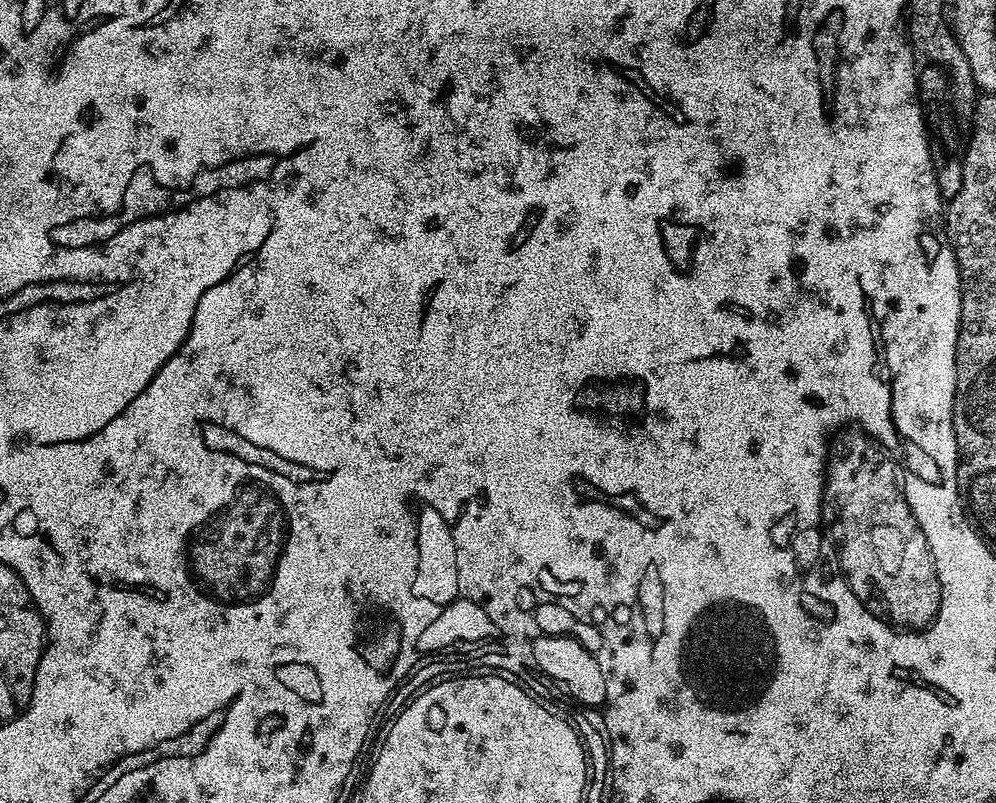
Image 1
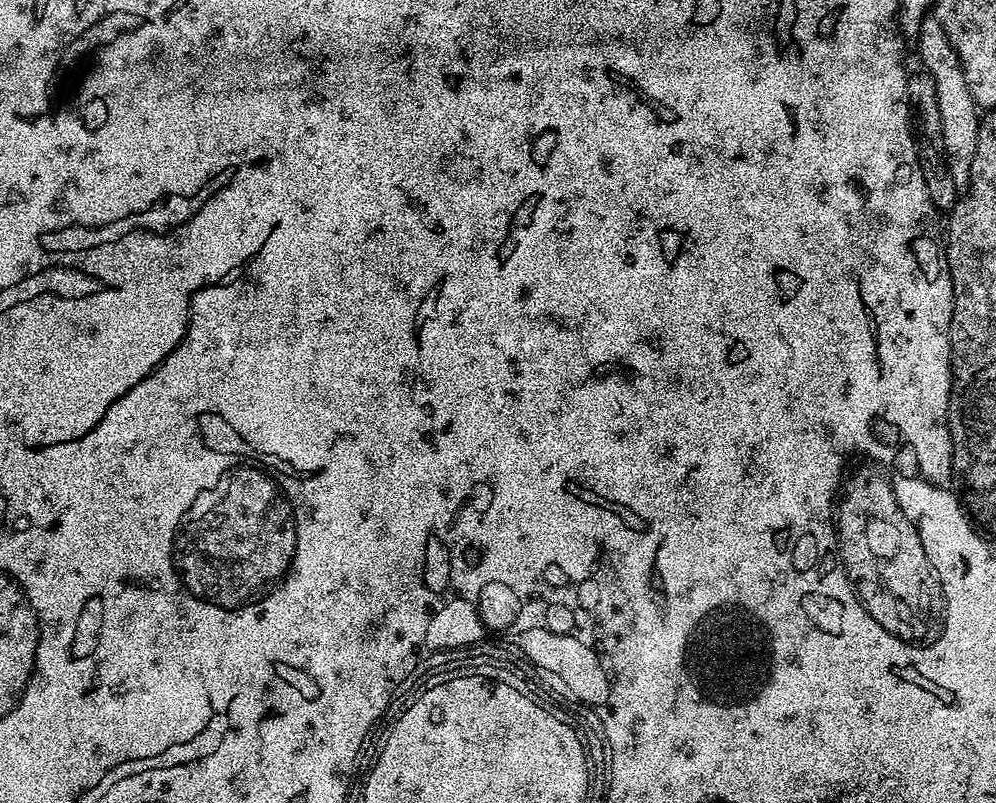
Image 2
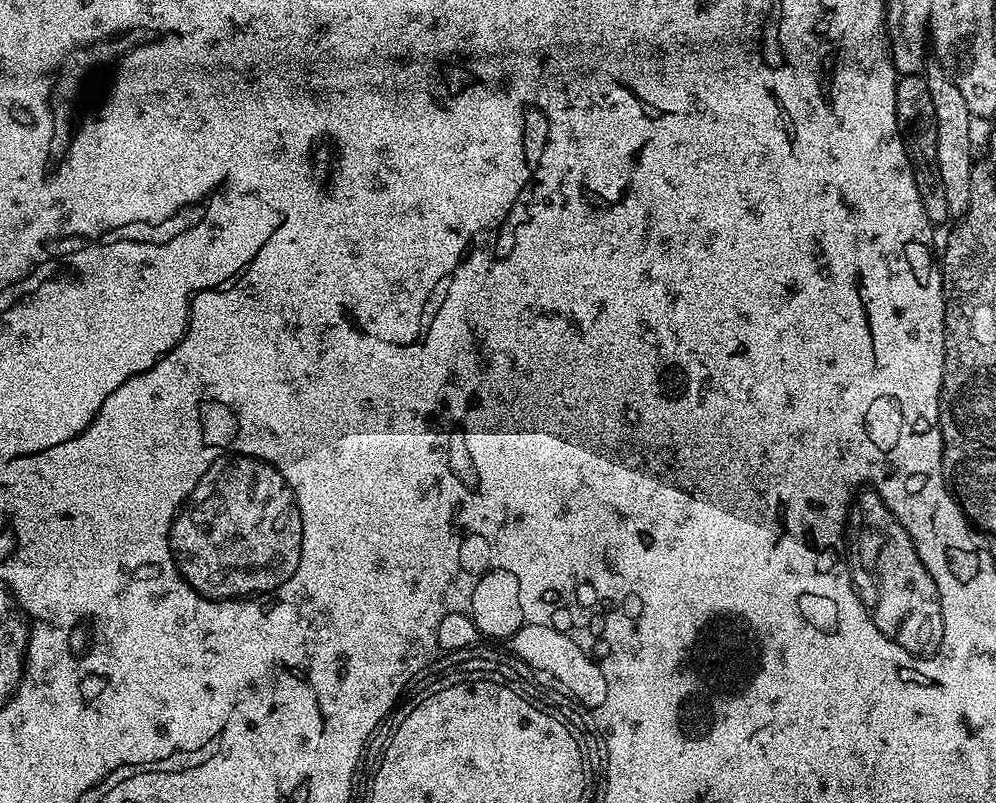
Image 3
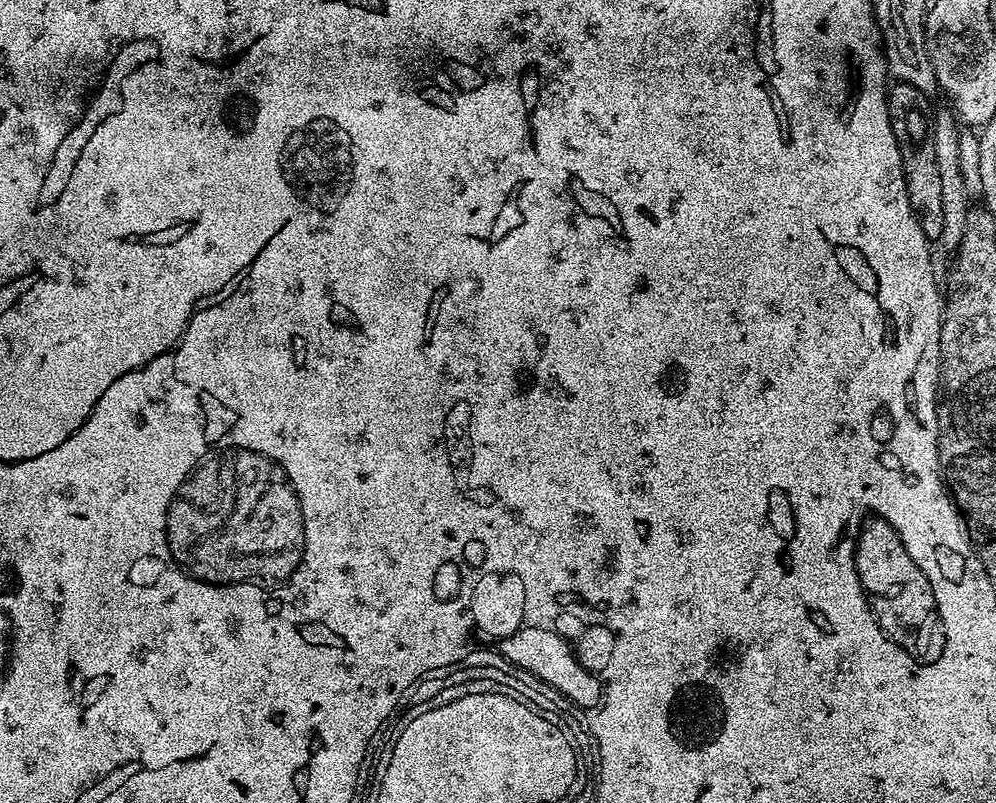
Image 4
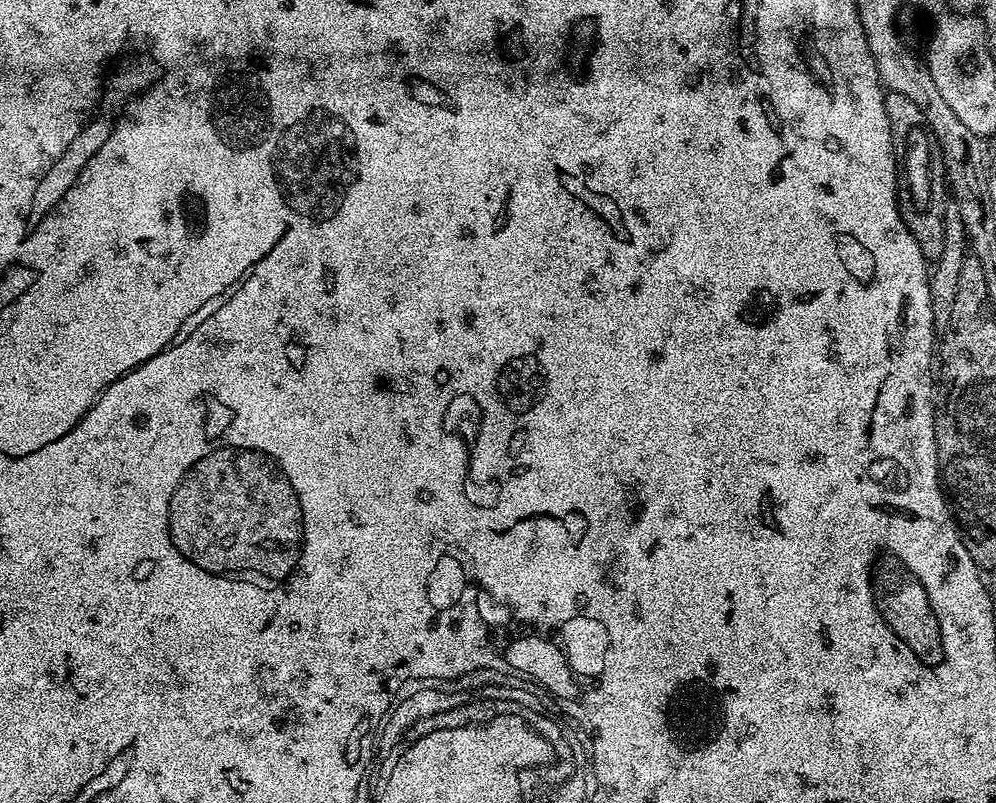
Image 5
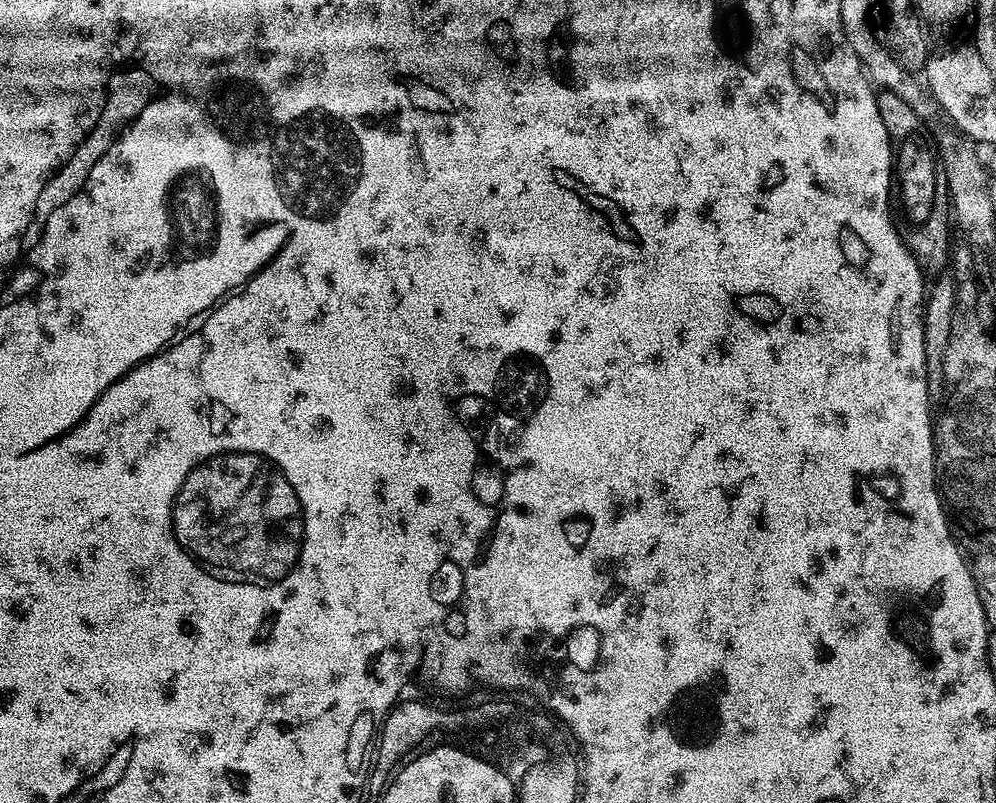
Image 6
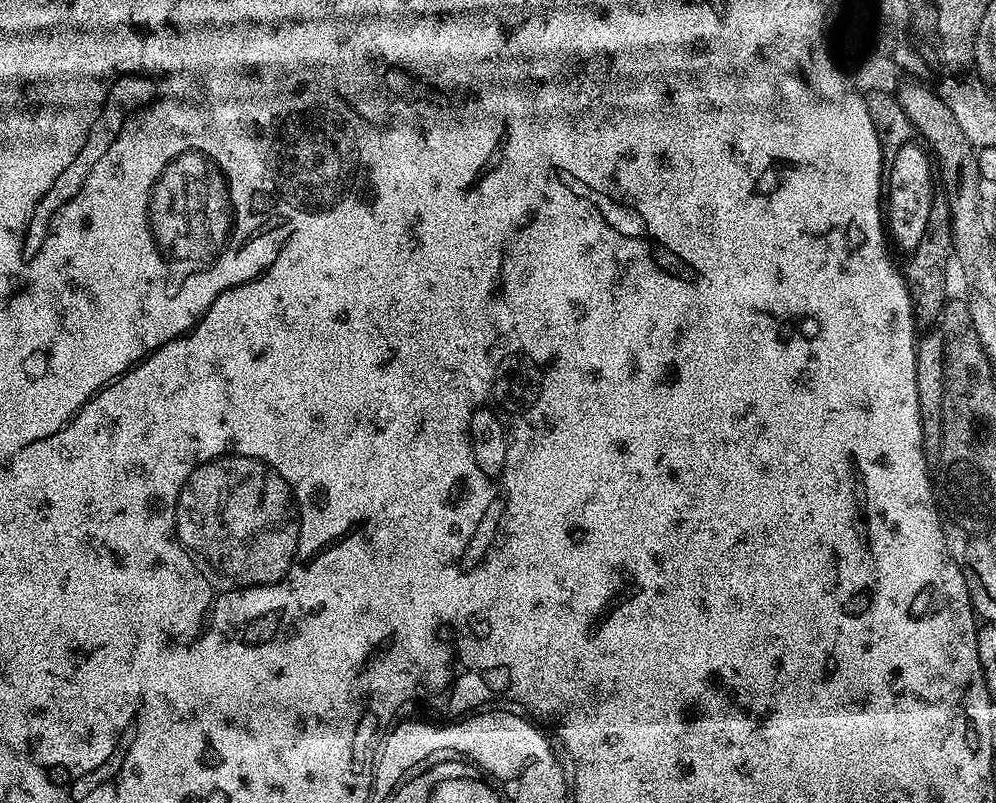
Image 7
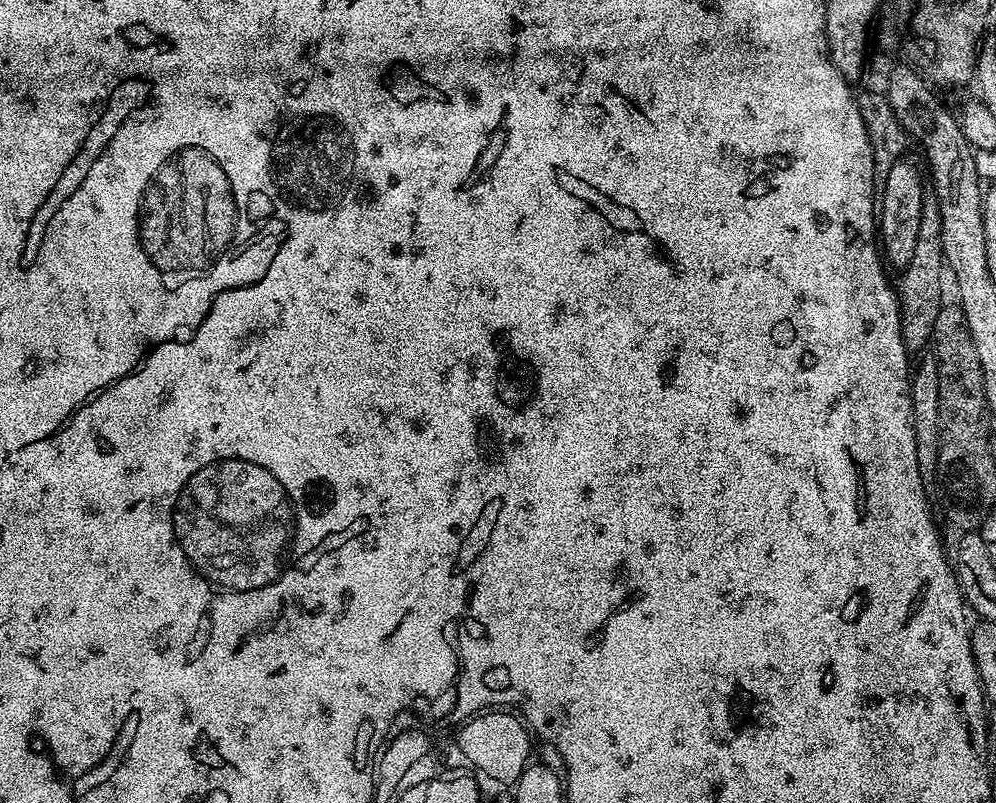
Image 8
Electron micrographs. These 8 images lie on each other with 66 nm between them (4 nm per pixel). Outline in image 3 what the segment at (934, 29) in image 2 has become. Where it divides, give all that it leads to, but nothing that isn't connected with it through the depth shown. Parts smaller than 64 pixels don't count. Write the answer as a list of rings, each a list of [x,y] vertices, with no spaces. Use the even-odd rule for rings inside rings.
[[[939,64],[929,65],[924,72],[930,89],[931,104],[935,107],[936,131],[933,135],[932,156],[938,166],[938,184],[941,195],[947,202],[947,210],[951,217],[964,216],[969,209],[970,194],[972,193],[972,123],[973,117],[966,106],[966,98],[959,93],[958,86],[944,68]]]

